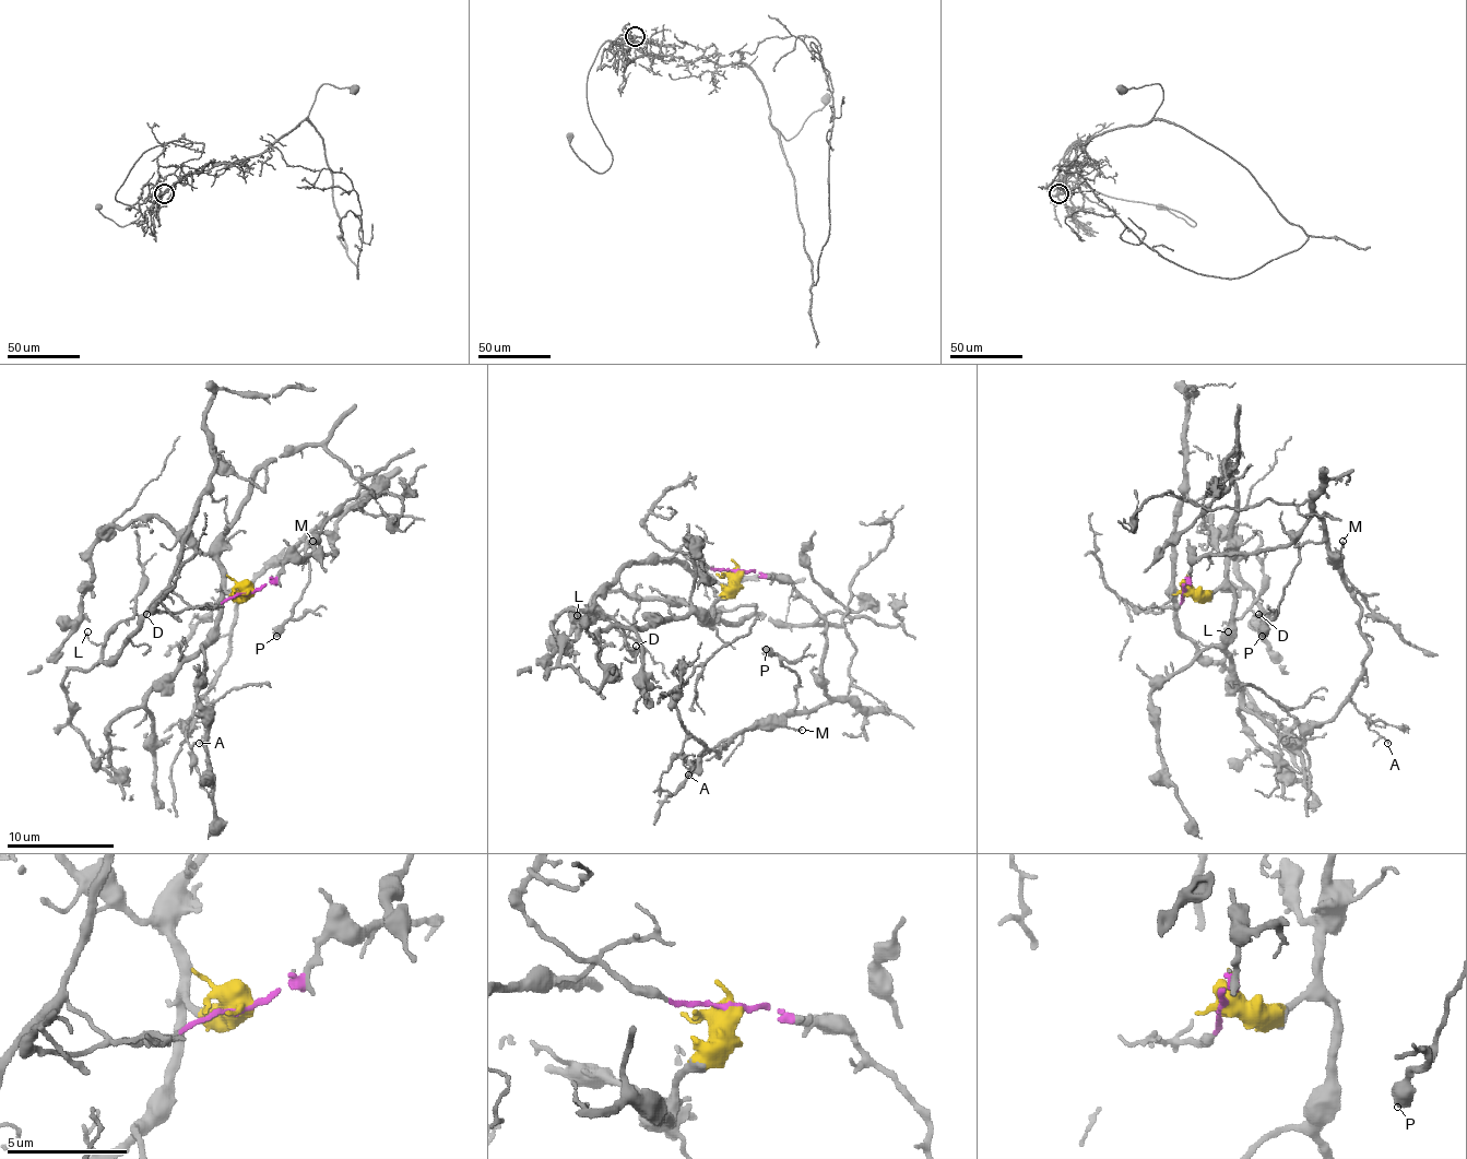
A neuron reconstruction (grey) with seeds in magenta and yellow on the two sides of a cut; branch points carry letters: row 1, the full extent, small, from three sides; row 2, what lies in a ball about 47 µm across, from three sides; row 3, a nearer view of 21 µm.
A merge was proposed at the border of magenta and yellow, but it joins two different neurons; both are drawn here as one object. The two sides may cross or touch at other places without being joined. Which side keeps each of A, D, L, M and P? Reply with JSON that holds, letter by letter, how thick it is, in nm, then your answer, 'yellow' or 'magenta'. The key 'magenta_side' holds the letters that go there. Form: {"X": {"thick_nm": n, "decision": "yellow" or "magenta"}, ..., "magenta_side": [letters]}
{"A": {"thick_nm": 90, "decision": "magenta"}, "D": {"thick_nm": 140, "decision": "yellow"}, "L": {"thick_nm": 100, "decision": "yellow"}, "M": {"thick_nm": 160, "decision": "magenta"}, "P": {"thick_nm": 600, "decision": "magenta"}, "magenta_side": ["A", "M", "P"]}

